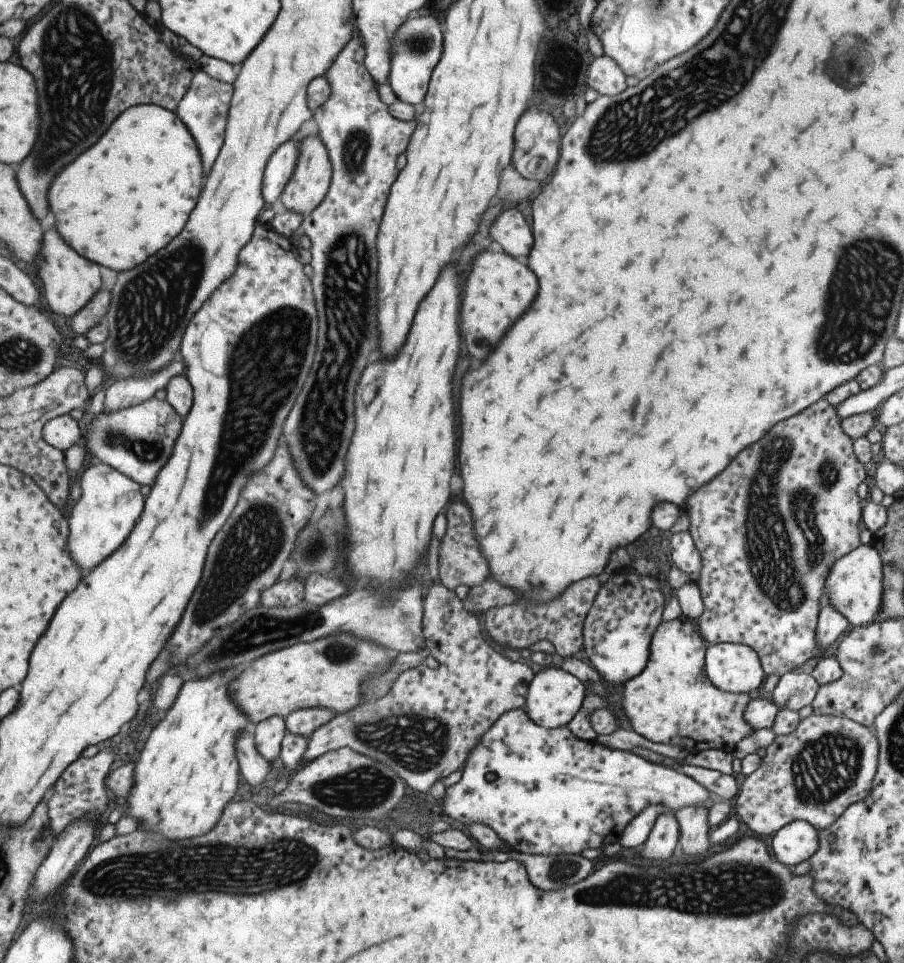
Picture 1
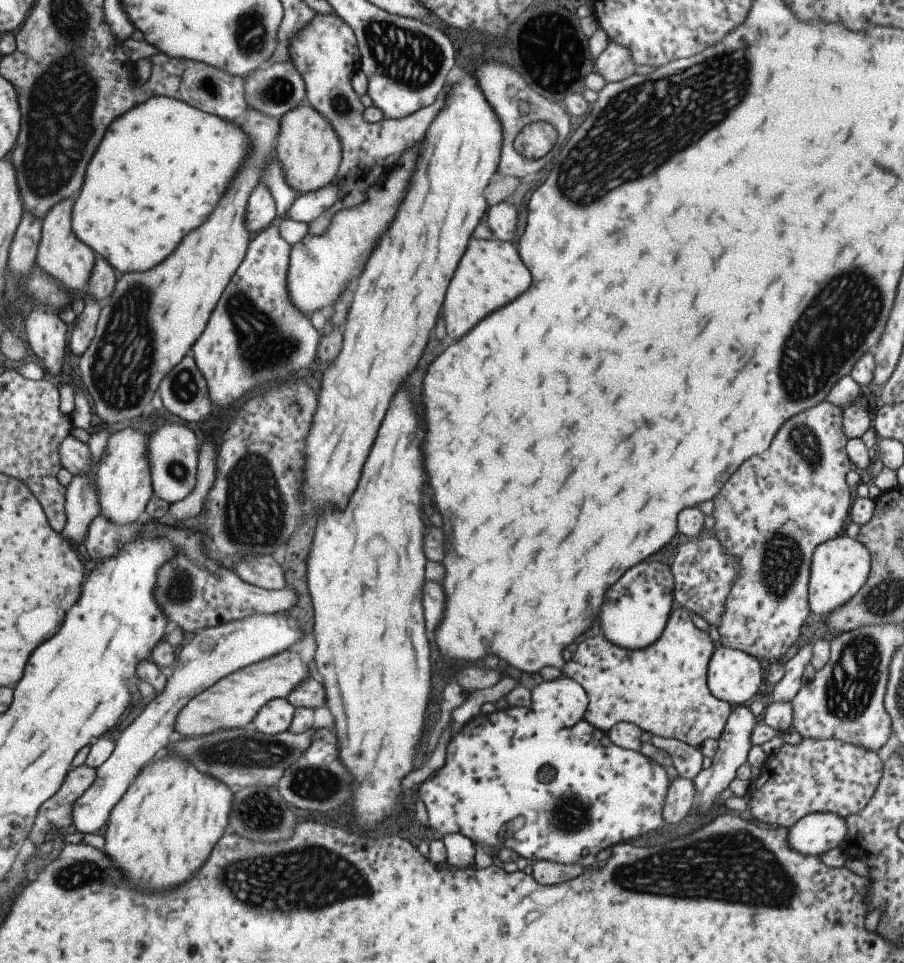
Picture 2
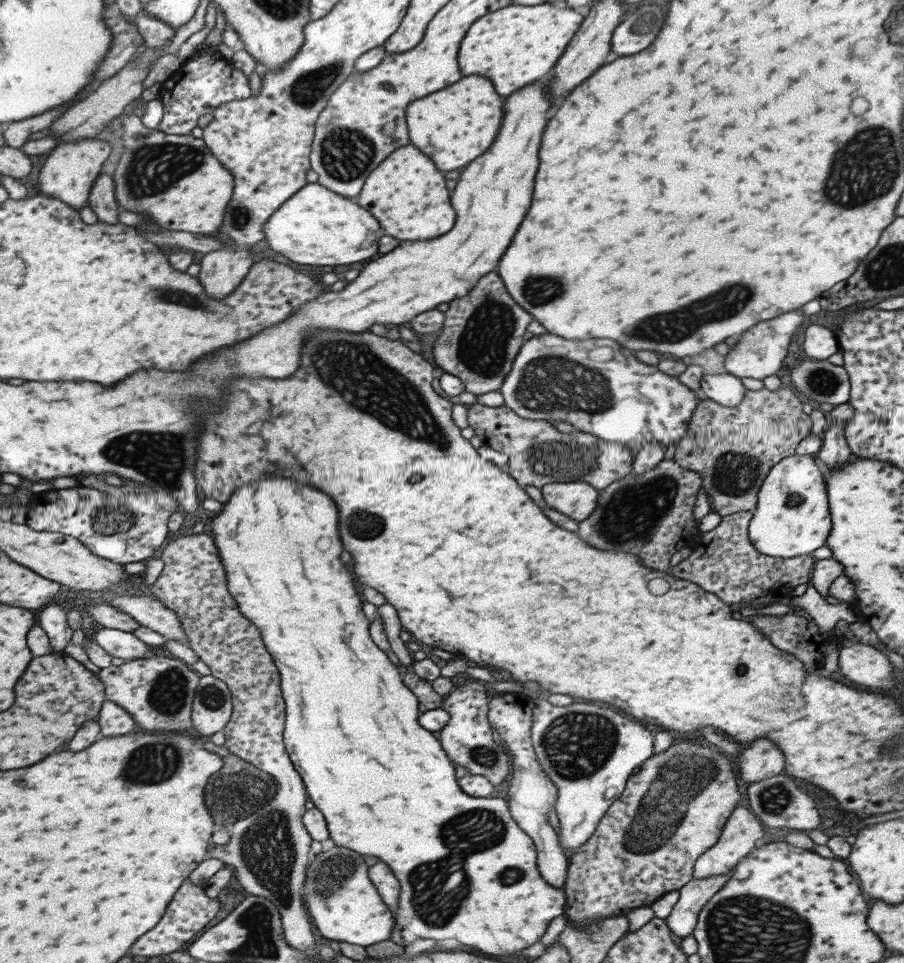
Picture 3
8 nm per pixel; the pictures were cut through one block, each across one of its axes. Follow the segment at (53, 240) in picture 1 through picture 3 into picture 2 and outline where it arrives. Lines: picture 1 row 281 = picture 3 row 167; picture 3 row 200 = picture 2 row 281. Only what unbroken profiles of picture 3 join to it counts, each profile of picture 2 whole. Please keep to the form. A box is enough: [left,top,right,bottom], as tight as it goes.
[34,197,95,296]

